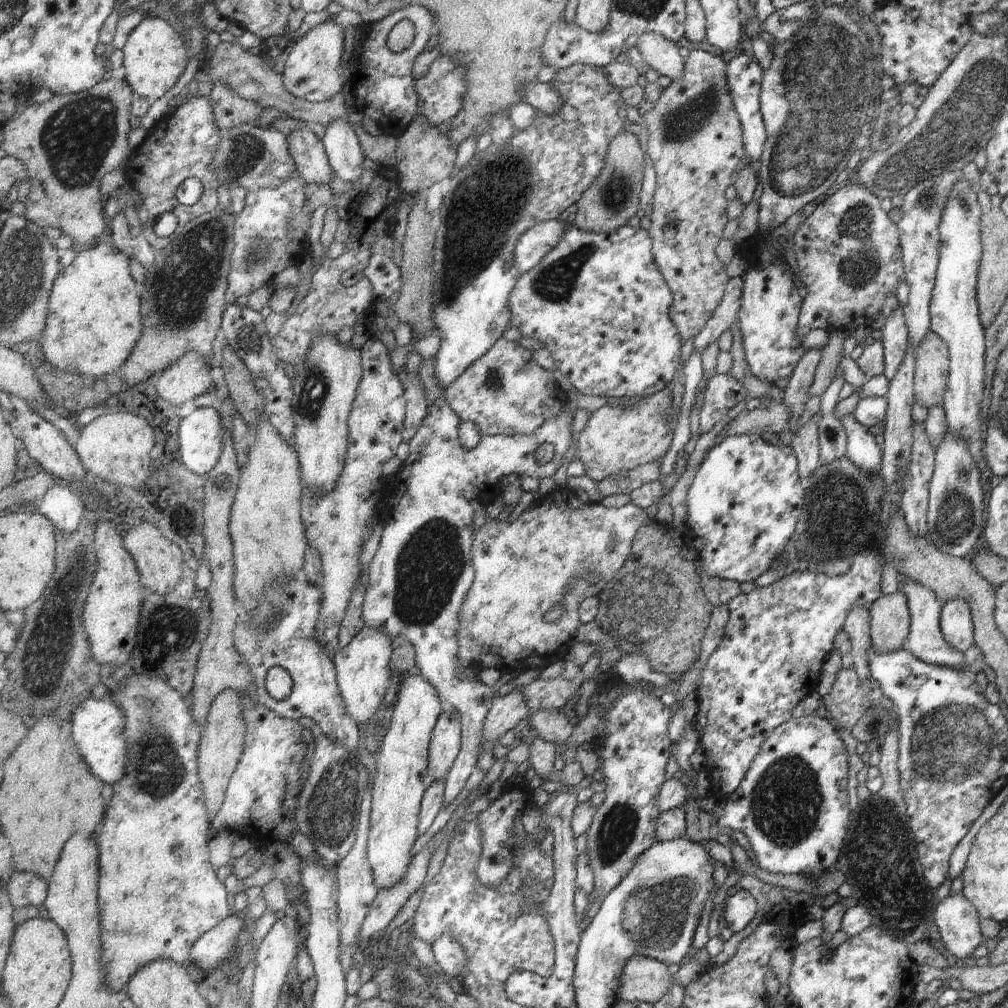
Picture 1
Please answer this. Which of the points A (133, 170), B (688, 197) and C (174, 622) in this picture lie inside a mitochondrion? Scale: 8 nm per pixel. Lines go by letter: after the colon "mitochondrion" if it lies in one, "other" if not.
A: other
B: other
C: mitochondrion

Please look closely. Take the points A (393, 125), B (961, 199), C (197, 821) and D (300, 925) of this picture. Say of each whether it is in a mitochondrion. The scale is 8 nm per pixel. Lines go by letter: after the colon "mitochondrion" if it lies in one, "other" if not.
A: other
B: mitochondrion
C: other
D: other

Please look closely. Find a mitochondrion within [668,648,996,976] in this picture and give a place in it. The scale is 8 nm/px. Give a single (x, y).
(877, 848)

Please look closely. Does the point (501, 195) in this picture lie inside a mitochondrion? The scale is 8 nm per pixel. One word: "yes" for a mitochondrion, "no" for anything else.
yes

